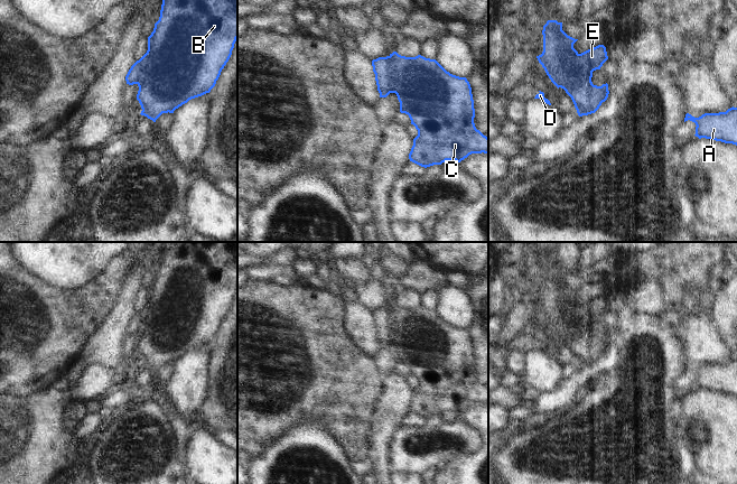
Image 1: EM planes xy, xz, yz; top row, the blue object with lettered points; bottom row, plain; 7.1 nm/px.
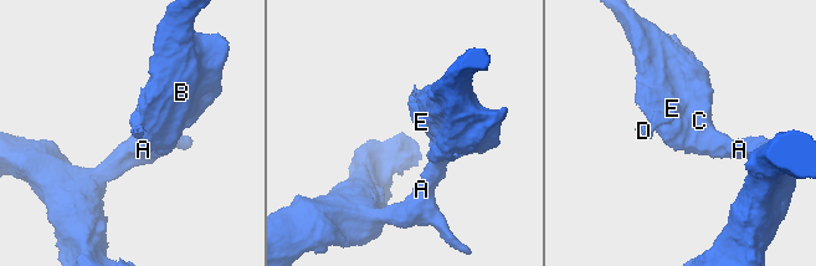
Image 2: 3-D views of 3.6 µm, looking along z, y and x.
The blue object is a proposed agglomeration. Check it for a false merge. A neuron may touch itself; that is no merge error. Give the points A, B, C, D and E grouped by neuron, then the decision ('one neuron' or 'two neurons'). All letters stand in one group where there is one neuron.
A B C / D E; two neurons

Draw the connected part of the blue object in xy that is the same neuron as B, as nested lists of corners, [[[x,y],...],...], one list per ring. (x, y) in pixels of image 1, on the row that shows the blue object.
[[[162,0],[160,17],[159,20],[155,24],[153,31],[148,37],[148,50],[147,55],[152,56],[156,59],[150,60],[149,64],[142,71],[143,83],[139,83],[139,91],[137,94],[137,100],[141,105],[141,115],[147,117],[148,119],[156,122],[156,120],[162,113],[174,113],[176,109],[187,103],[189,100],[202,96],[206,93],[209,93],[211,90],[215,86],[216,81],[218,80],[222,69],[228,62],[234,44],[237,39],[237,0]]]

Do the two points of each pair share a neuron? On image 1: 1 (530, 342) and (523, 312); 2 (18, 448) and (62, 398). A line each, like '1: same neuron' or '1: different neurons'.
1: different neurons
2: same neuron

